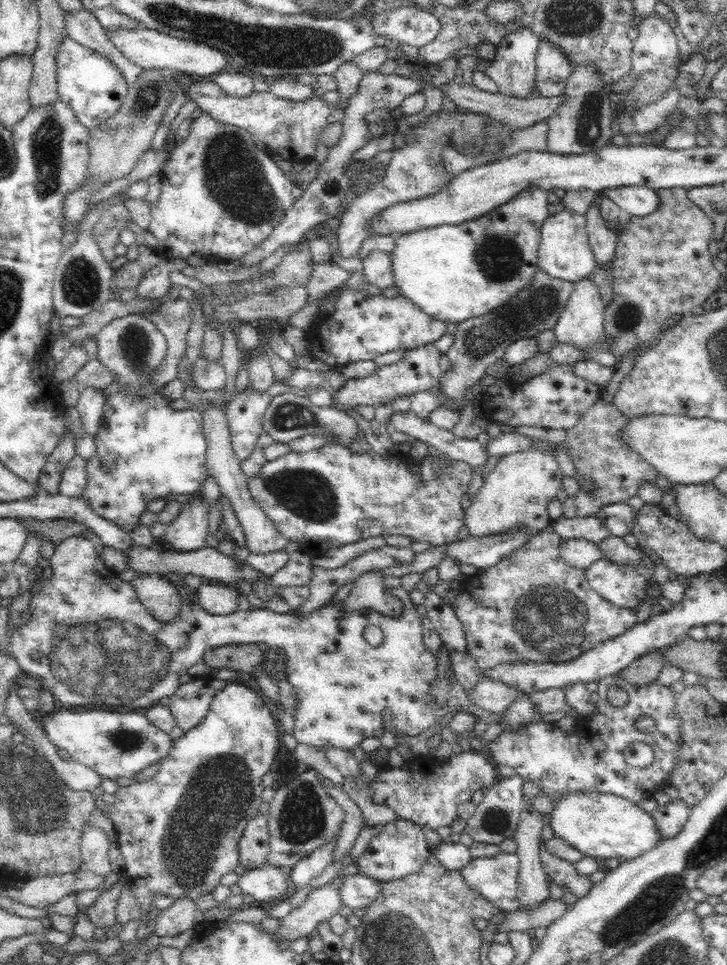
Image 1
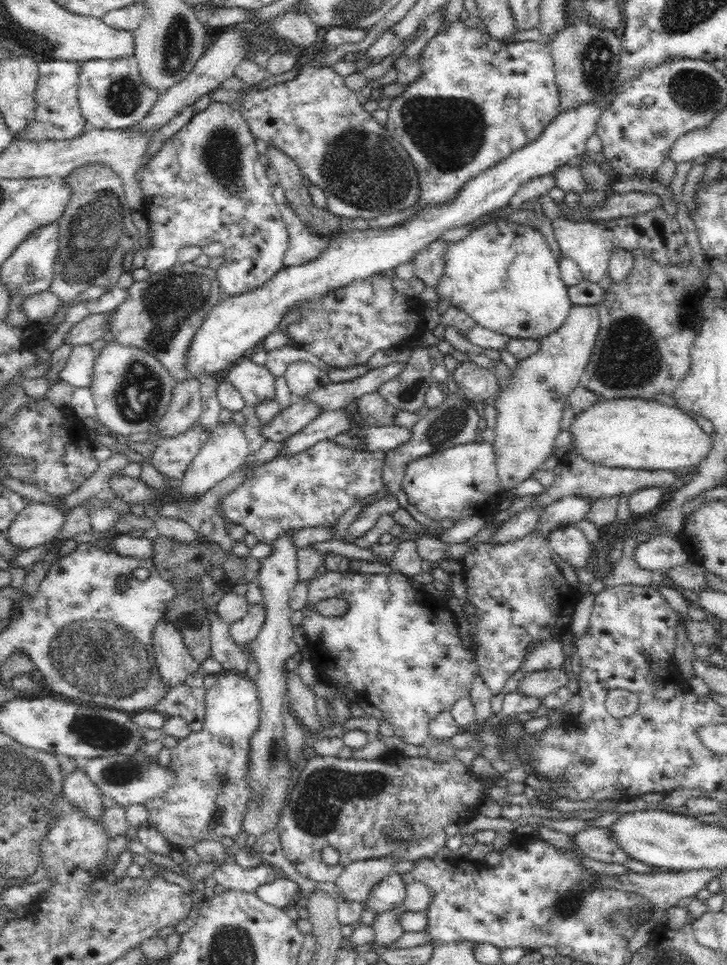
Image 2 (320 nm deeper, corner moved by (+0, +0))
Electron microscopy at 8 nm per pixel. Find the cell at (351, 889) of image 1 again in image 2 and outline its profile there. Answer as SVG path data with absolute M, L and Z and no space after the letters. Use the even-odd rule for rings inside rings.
M392 872L383 878L370 891L365 906L376 912L392 910L396 906L401 907L406 898L406 886L400 873Z

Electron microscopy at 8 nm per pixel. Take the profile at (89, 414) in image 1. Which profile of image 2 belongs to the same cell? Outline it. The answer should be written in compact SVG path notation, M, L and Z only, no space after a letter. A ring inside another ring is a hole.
M88 344L74 346L68 363L59 372L61 380L69 382L74 388L89 387L96 356L97 354Z

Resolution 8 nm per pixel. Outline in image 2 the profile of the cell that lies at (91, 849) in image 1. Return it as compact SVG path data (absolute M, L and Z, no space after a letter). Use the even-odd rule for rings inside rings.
M82 764L78 765L76 770L66 776L62 780L62 793L63 795L80 811L89 814L90 819L101 820L104 807L100 801L100 789L90 780Z

